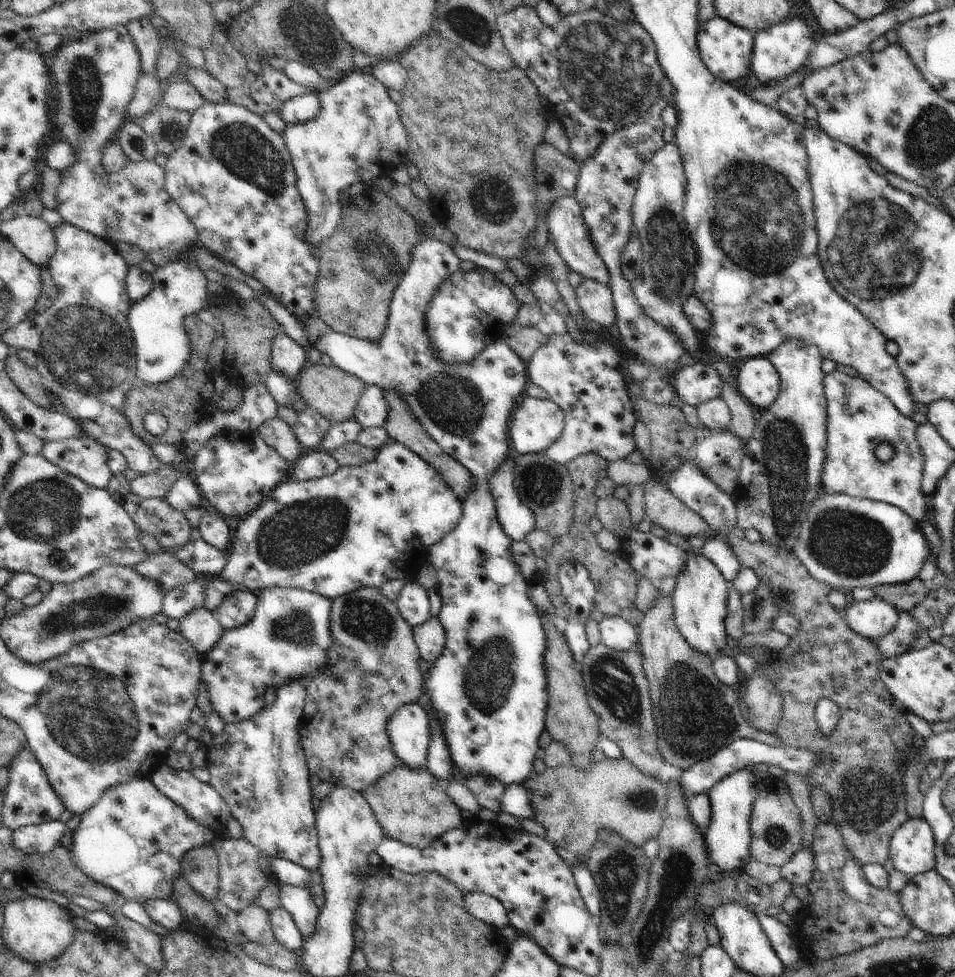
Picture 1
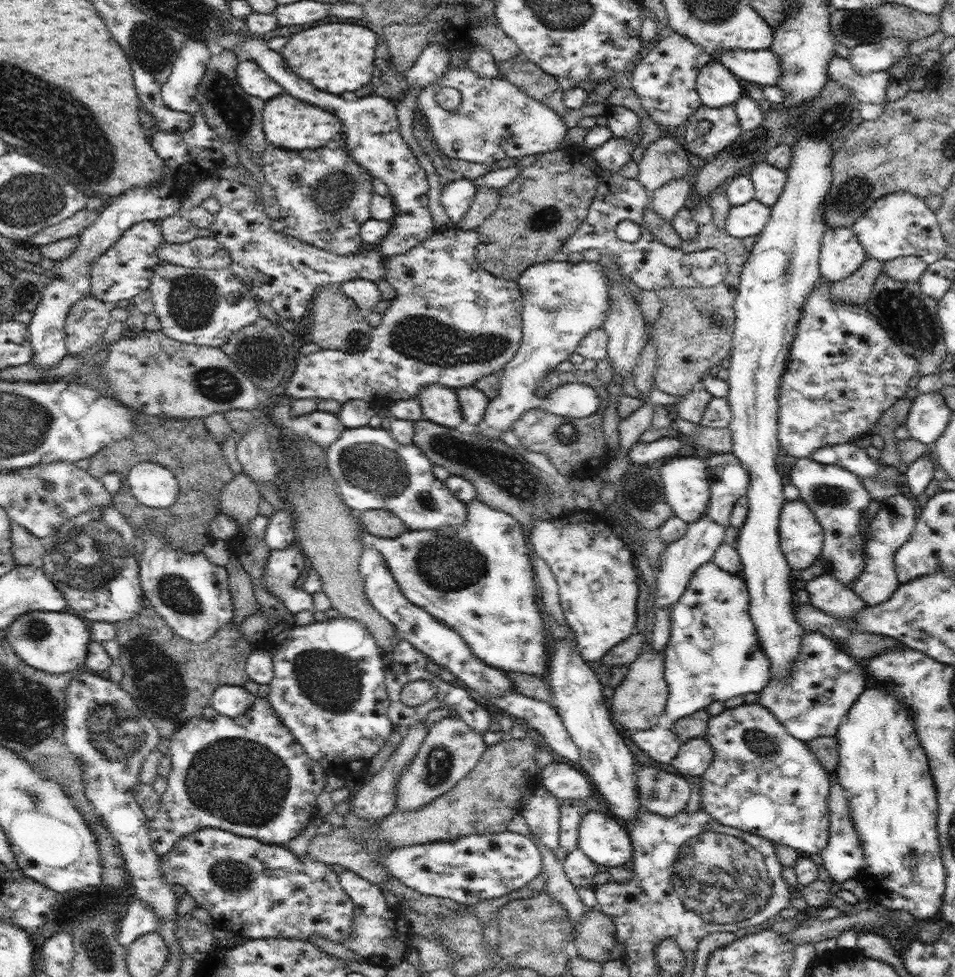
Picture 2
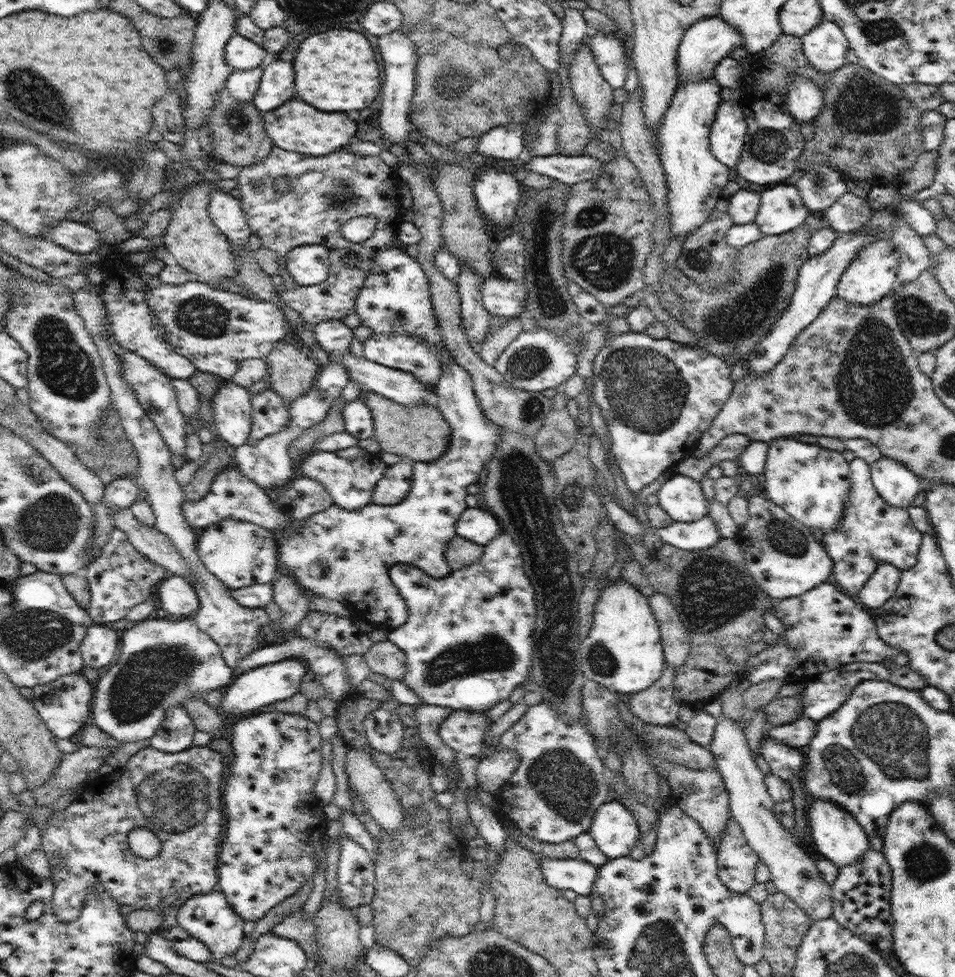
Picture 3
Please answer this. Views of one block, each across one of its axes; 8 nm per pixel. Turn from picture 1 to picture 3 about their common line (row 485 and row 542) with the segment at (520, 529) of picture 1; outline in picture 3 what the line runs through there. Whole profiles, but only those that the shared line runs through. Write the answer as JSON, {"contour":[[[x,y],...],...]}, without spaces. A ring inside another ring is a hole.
{"contour":[[[502,530],[484,546],[482,557],[444,578],[430,576],[410,563],[396,563],[389,576],[406,601],[408,620],[388,630],[387,638],[406,653],[404,683],[422,697],[423,704],[482,713],[507,700],[530,677],[533,632],[537,621],[534,587],[524,572],[520,547]]]}

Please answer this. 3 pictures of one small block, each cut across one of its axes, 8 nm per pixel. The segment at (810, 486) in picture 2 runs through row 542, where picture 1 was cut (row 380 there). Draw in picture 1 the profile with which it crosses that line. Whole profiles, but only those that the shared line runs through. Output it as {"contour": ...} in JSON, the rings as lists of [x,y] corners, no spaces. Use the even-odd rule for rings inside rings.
{"contour":[[[837,370],[832,371],[823,378],[823,389],[827,400],[827,443],[821,478],[822,492],[828,495],[840,493],[859,499],[884,501],[901,508],[918,523],[926,519],[926,501],[929,498],[921,489],[925,456],[916,438],[919,427],[917,422],[913,417],[900,413],[885,394],[876,390],[860,376],[851,377]],[[882,442],[888,442],[894,448],[893,459],[885,464],[874,455],[876,446],[880,446]]]}

